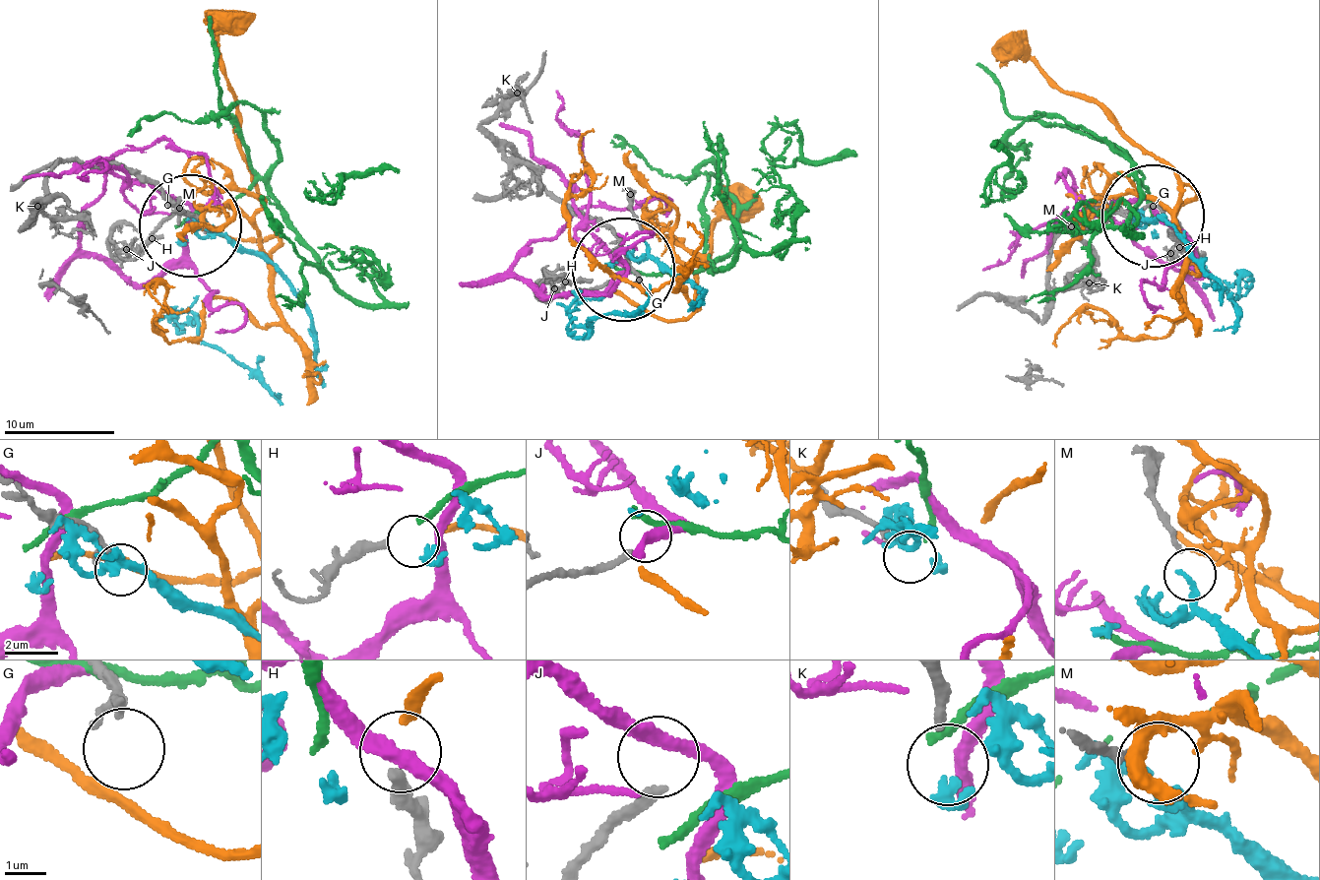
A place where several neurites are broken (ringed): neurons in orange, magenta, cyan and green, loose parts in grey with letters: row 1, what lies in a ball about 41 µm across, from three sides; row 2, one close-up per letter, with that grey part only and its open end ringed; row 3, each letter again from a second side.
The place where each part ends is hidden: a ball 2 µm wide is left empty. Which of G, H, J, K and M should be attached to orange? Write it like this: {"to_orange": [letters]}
{"to_orange": ["H"]}

